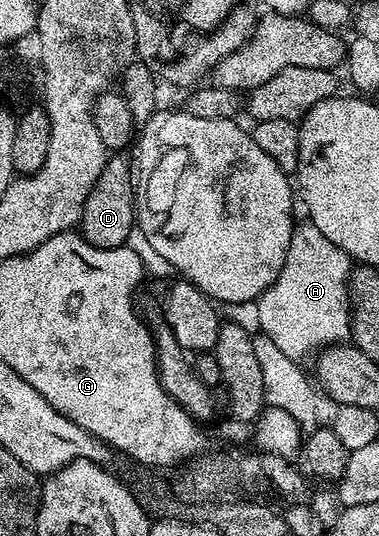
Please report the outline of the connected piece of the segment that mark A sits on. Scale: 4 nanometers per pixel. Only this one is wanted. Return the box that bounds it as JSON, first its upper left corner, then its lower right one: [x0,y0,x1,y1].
[256,220,353,362]

